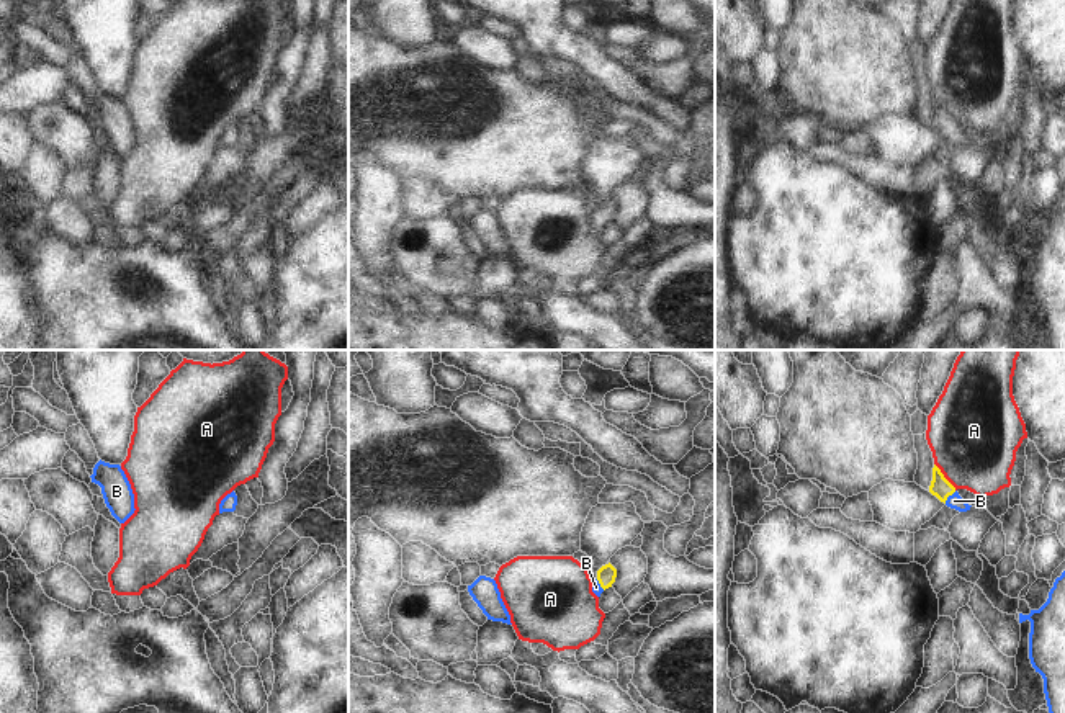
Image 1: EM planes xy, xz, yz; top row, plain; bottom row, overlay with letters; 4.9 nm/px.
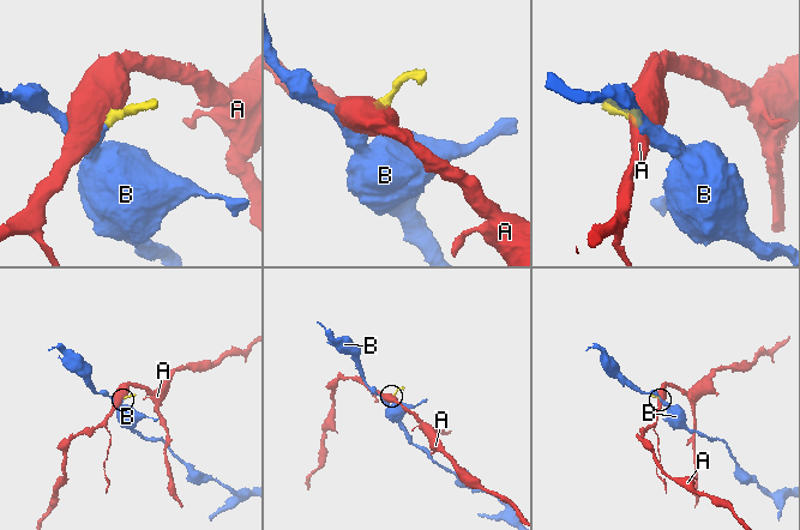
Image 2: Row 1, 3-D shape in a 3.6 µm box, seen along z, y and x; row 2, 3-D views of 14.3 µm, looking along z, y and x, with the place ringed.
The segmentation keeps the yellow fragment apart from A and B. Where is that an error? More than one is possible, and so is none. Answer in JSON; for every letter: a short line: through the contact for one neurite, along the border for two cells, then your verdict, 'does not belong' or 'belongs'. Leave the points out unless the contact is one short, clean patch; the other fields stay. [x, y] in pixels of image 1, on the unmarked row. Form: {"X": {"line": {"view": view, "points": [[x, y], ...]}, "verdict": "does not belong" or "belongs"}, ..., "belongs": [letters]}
{"A": {"line": {"view": "yz", "points": [[934, 97], [956, 123]]}, "verdict": "does not belong"}, "B": {"line": {"view": "yz", "points": [[941, 121], [949, 128], [954, 134]]}, "verdict": "belongs"}, "belongs": ["B"]}

